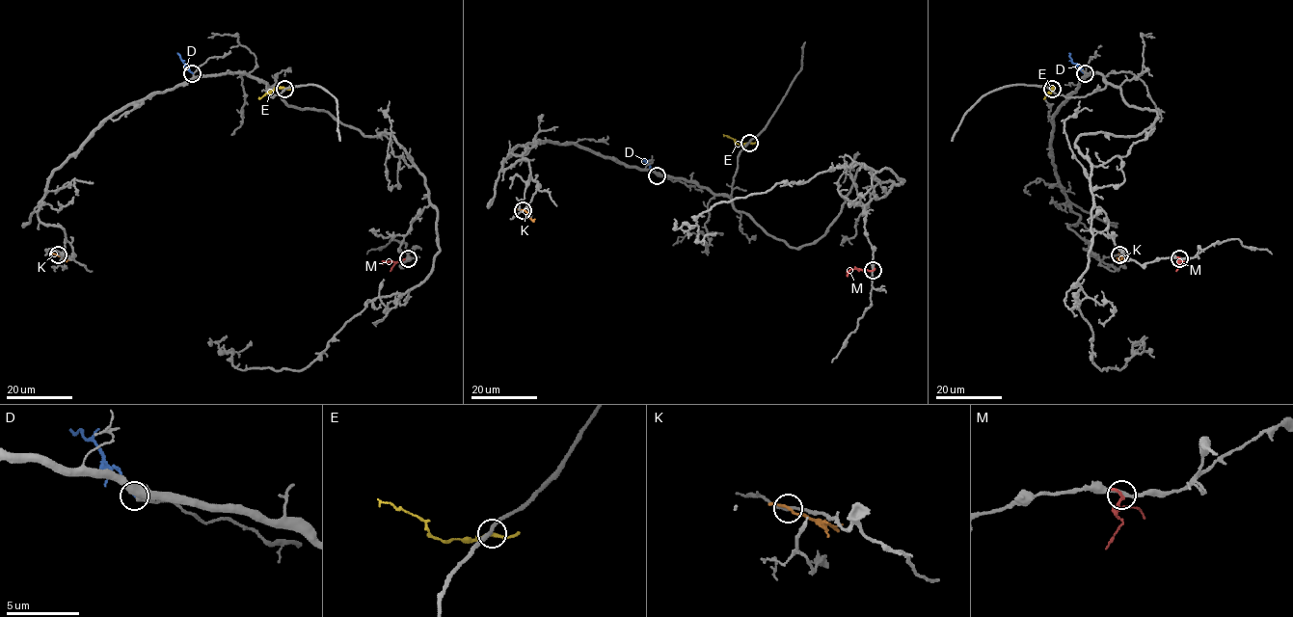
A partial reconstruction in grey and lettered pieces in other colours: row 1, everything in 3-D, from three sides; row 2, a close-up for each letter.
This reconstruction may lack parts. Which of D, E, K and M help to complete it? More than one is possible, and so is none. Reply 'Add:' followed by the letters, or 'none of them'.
Add: D

